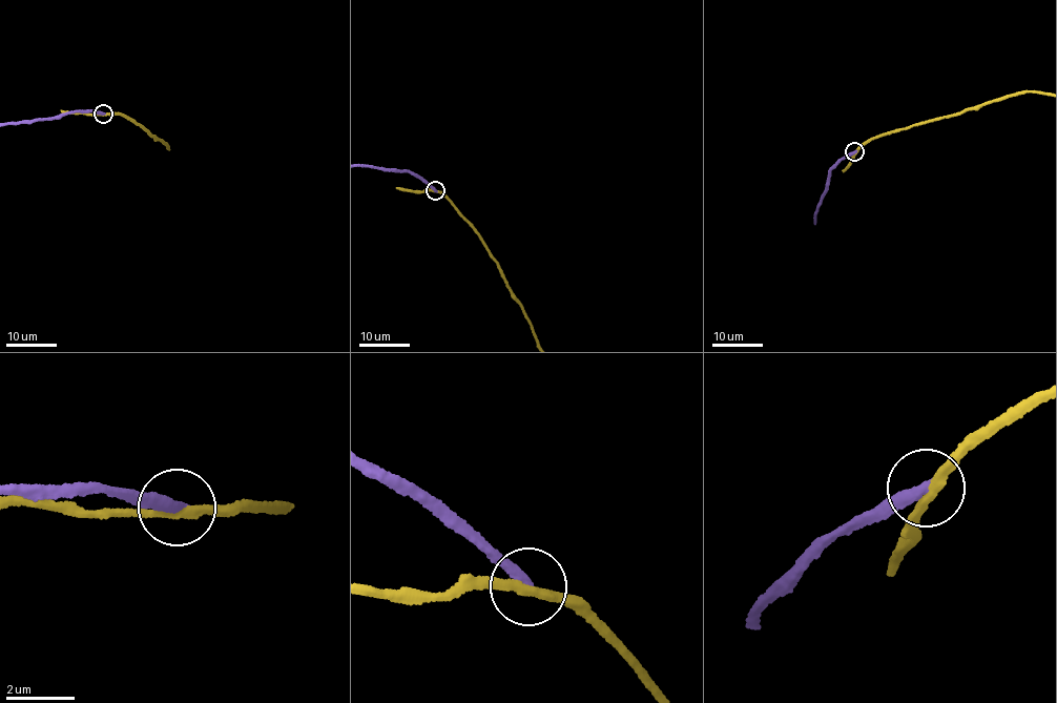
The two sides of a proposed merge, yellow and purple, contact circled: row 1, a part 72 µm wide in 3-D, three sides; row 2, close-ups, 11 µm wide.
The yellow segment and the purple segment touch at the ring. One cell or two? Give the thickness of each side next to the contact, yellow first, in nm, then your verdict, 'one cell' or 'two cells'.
260/340 nm | two cells

